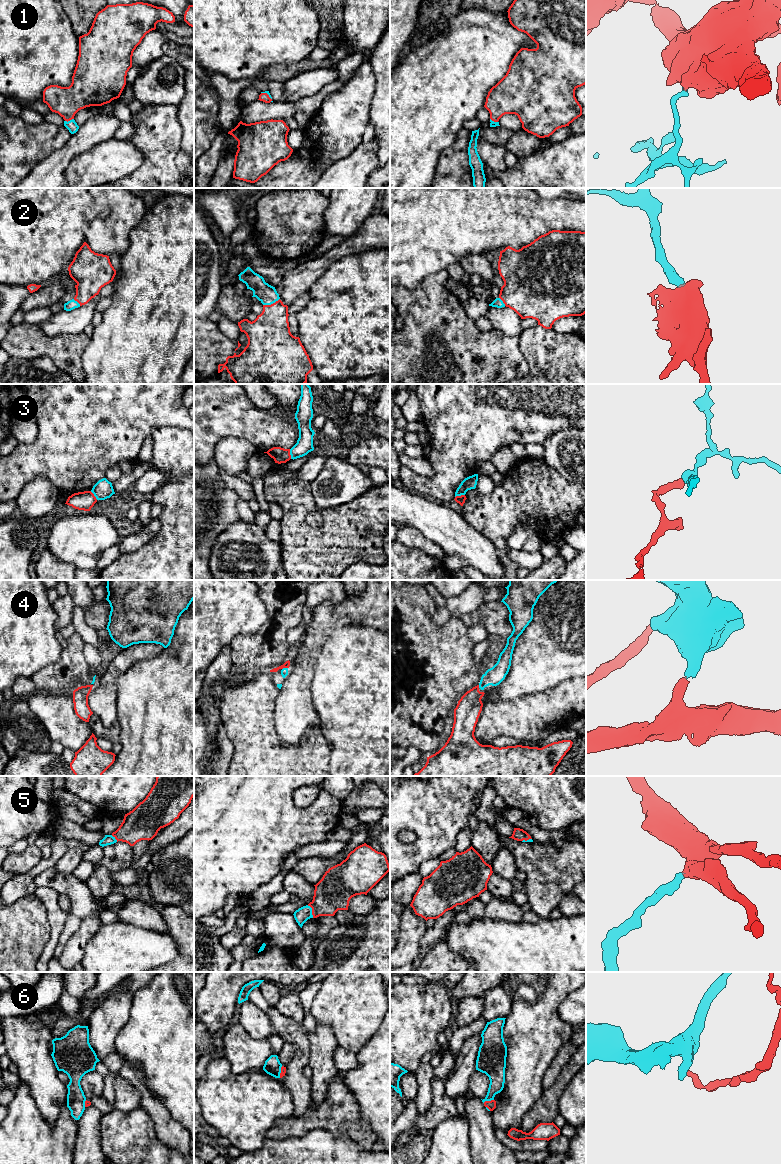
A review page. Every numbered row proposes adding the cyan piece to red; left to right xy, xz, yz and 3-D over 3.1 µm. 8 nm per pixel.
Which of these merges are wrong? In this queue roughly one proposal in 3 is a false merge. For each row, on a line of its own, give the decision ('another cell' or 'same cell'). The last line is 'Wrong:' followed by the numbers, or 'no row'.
1: same cell
2: same cell
3: another cell
4: same cell
5: same cell
6: another cell
Wrong: 3, 6

